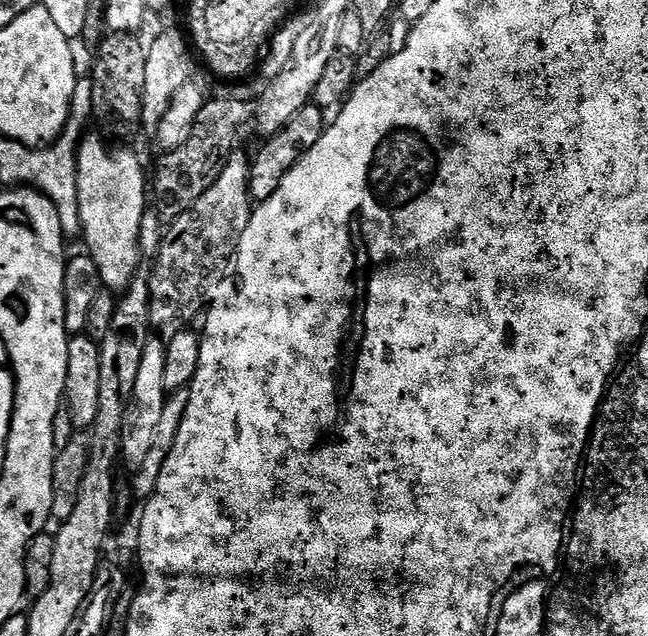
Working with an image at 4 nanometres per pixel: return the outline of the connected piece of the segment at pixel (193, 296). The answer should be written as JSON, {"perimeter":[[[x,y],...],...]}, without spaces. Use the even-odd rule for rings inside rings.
{"perimeter":[[[240,150],[233,151],[214,186],[186,214],[167,225],[160,253],[154,258],[156,265],[150,268],[148,278],[150,325],[157,337],[165,341],[174,338],[174,334],[185,331],[191,325],[188,323],[209,307],[212,291],[223,282],[224,271],[227,268],[229,271],[236,247],[252,217],[254,201],[248,193],[249,178],[249,157],[244,157]]]}

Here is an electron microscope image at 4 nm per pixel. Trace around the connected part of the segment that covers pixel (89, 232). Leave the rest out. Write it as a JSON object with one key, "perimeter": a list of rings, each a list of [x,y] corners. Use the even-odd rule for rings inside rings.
{"perimeter":[[[85,135],[76,149],[78,211],[82,241],[94,266],[98,266],[101,285],[113,293],[123,293],[141,267],[138,234],[150,204],[146,168],[128,148],[108,148],[104,140]],[[140,264],[140,265],[139,265]]]}

